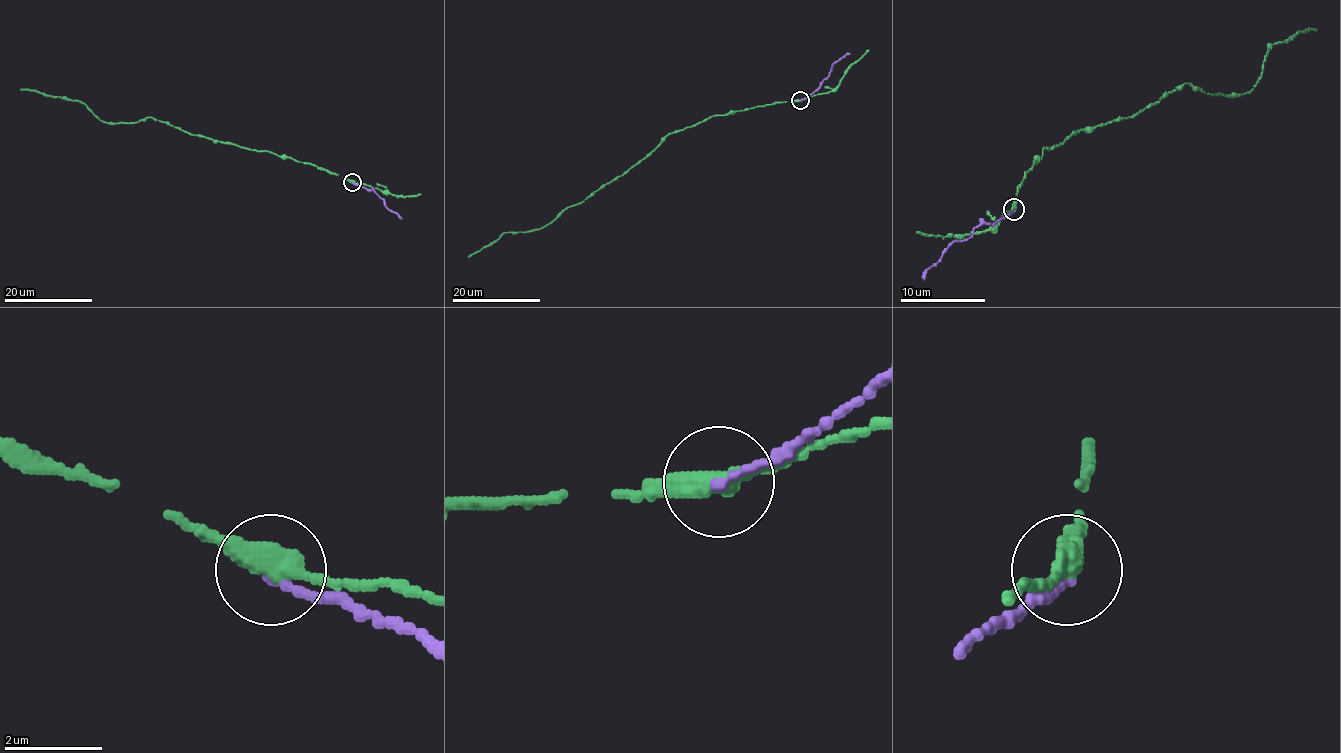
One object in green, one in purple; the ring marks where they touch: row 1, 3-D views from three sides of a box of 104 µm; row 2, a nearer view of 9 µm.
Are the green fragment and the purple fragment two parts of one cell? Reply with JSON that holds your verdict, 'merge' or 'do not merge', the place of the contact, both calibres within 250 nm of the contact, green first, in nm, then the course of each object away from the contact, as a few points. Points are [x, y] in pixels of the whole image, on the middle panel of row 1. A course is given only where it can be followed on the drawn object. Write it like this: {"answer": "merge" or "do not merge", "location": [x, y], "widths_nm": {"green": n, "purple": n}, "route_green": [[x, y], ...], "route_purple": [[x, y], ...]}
{"answer": "do not merge", "location": [800, 100], "widths_nm": {"green": 400, "purple": 200}, "route_green": [[800, 100], [712, 115], [669, 133], [622, 175], [567, 207], [547, 225], [532, 231], [504, 233], [469, 257]], "route_purple": [[800, 100], [820, 86], [832, 65], [850, 54]]}

